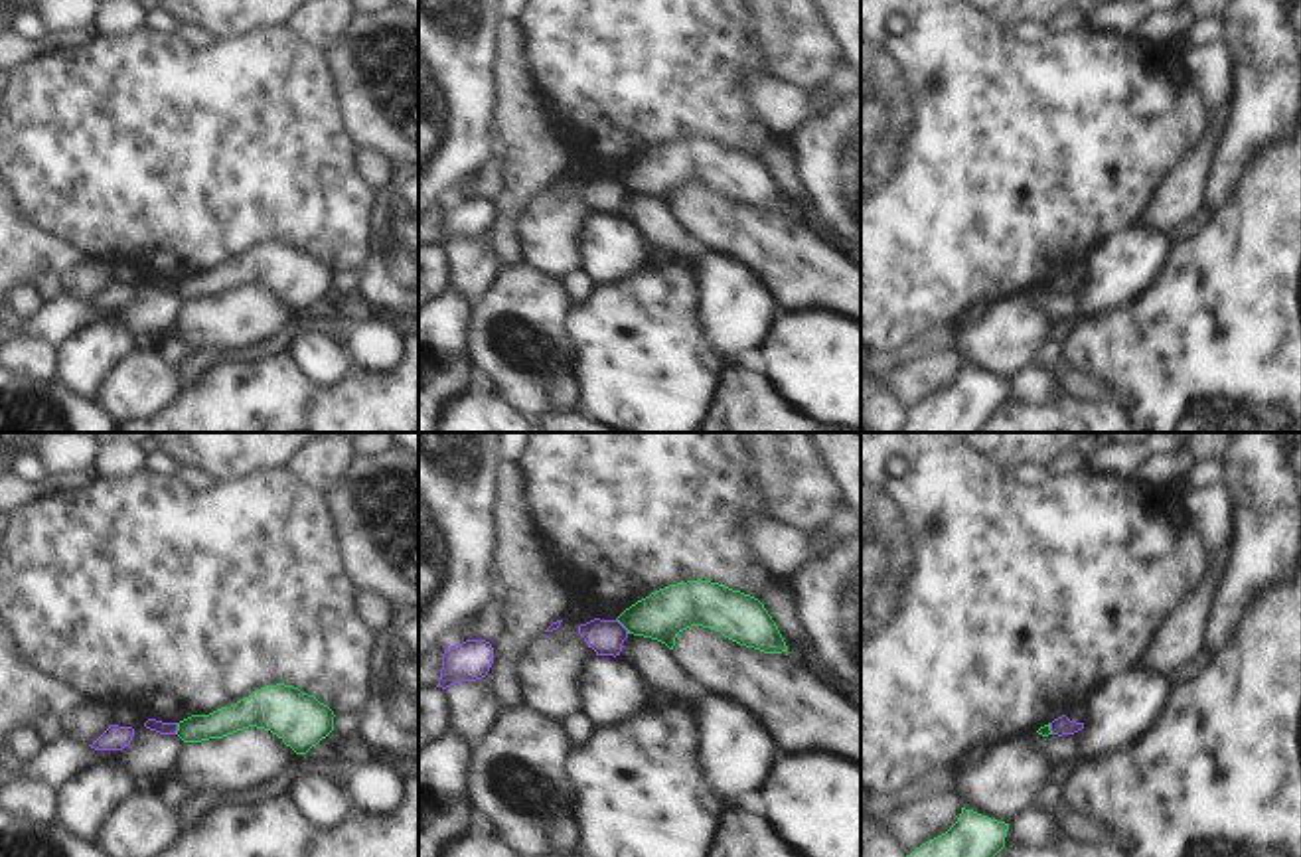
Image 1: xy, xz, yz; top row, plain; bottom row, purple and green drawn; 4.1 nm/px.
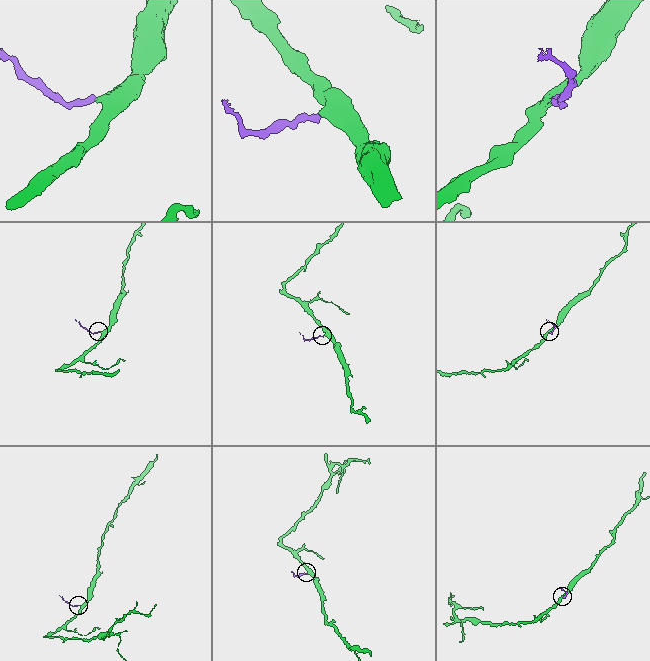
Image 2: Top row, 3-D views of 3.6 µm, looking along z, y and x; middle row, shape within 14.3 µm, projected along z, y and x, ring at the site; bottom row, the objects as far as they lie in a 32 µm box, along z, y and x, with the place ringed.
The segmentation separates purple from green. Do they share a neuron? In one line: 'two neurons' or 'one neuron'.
two neurons

